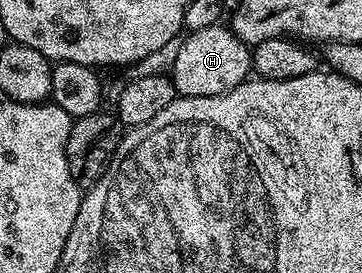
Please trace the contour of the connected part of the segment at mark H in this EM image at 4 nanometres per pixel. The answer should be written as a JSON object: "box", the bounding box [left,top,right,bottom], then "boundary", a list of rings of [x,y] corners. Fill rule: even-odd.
{"box":[170,25,252,97],"boundary":[[[216,25],[206,27],[200,31],[190,32],[179,43],[177,49],[177,61],[173,61],[170,69],[171,80],[175,82],[176,92],[180,96],[189,97],[213,97],[214,95],[224,95],[237,85],[247,82],[252,74],[251,52],[252,48],[248,44],[242,43],[230,26]]]}

